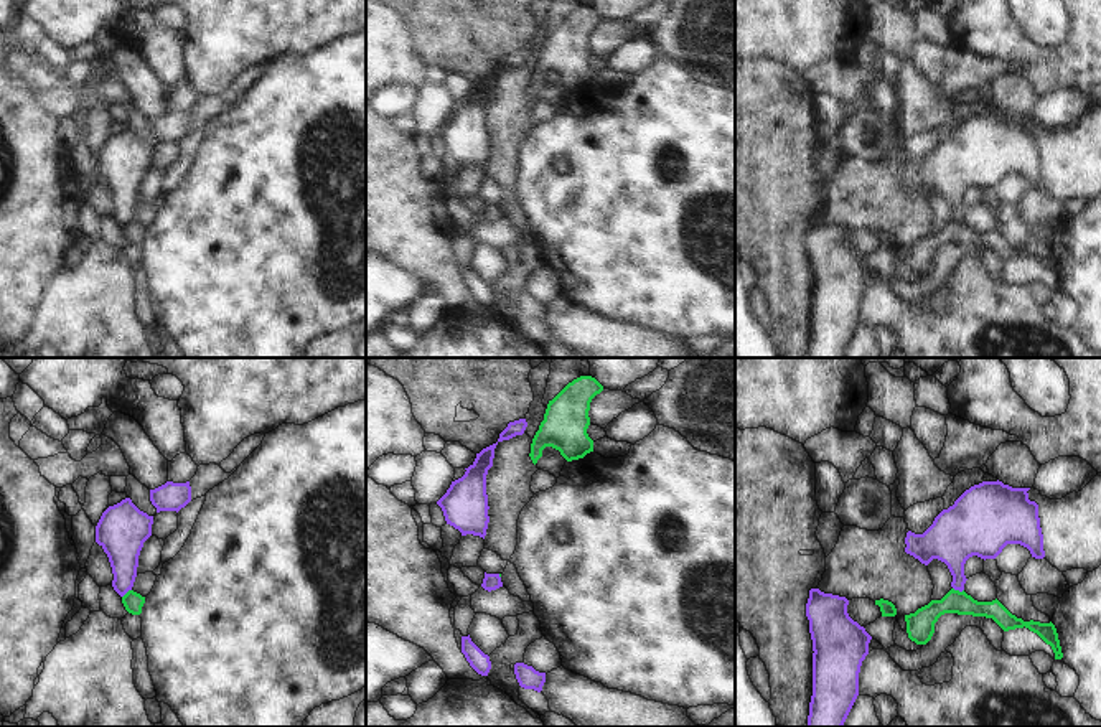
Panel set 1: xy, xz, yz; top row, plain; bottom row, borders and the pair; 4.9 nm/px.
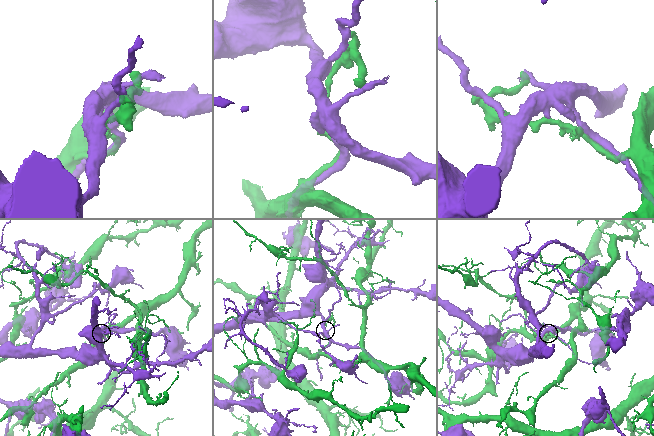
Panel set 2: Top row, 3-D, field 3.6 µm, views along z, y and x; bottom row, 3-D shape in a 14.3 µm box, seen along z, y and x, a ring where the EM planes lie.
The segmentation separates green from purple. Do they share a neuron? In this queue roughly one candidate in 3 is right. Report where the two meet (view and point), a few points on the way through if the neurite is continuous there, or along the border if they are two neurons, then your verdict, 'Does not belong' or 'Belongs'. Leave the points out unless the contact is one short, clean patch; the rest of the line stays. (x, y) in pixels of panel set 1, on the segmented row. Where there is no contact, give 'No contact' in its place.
Touches green at yz (958, 590). Does not belong.

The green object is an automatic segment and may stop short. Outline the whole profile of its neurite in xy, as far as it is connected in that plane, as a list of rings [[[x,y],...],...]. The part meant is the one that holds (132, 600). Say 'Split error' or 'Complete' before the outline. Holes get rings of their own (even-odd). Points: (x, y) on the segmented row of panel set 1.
Complete. [[[129,590],[124,597],[122,597],[122,603],[125,607],[125,610],[132,615],[140,615],[142,613],[142,607],[145,603],[145,597],[142,597],[140,593]]]

